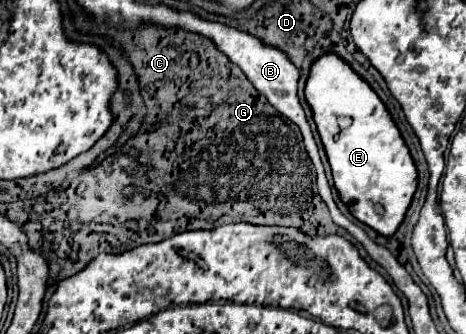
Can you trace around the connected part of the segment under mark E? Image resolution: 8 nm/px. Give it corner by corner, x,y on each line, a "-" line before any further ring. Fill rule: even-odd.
325,54
311,66
311,74
305,86
305,98
313,110
313,120
325,146
325,154
333,170
333,184
339,192
339,198
345,202
349,212
359,222
367,224
381,236
393,236
401,226
405,212
413,200
413,194
417,190
417,168
387,108
371,90
371,86
335,54
-
377,206
383,208
381,214
375,210

